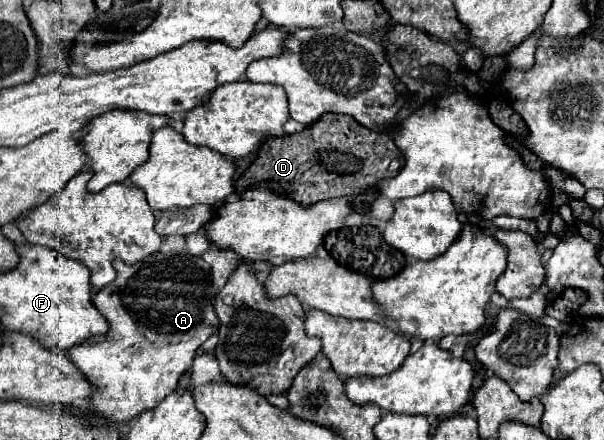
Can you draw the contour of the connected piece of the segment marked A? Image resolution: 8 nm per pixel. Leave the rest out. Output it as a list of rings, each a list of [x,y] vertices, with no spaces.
[[[154,252],[132,266],[114,260],[114,268],[118,274],[116,280],[98,290],[92,298],[96,310],[100,310],[100,314],[108,320],[110,330],[102,338],[88,338],[76,344],[68,352],[68,358],[86,376],[86,380],[96,386],[90,396],[92,412],[98,418],[122,424],[152,410],[156,402],[160,404],[160,400],[174,392],[180,376],[190,368],[196,350],[218,330],[220,322],[212,306],[210,268],[200,256]]]

